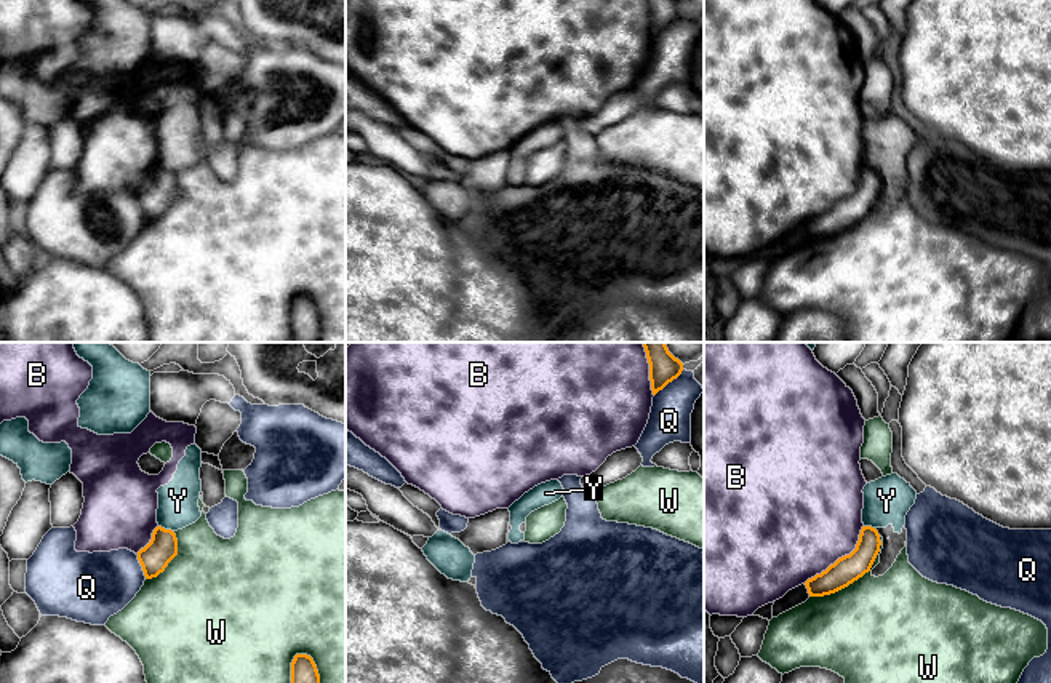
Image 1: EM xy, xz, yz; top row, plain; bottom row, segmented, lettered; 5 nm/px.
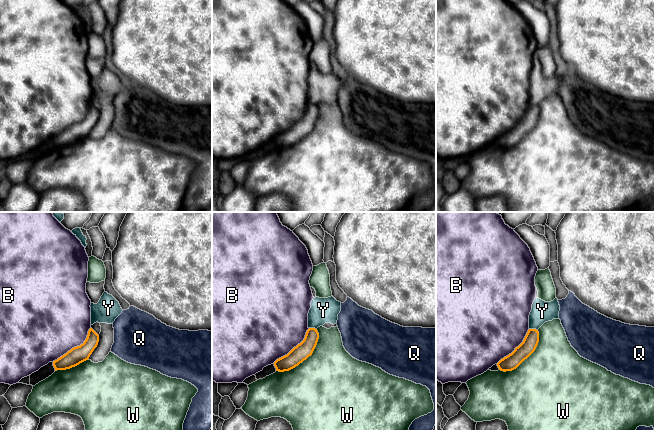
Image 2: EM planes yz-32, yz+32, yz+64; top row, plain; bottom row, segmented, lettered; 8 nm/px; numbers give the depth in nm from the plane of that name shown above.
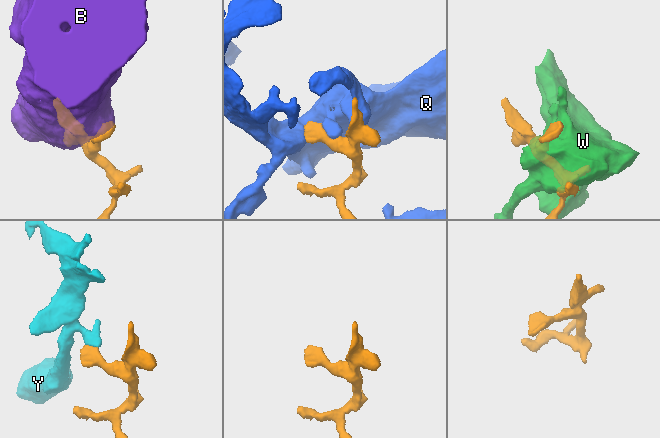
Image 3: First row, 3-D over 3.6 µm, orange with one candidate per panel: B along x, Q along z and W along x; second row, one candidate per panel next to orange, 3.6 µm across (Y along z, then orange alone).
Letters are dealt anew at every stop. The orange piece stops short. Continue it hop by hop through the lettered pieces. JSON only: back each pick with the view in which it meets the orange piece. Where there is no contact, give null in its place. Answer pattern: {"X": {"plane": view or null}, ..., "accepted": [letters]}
{"accepted": []}

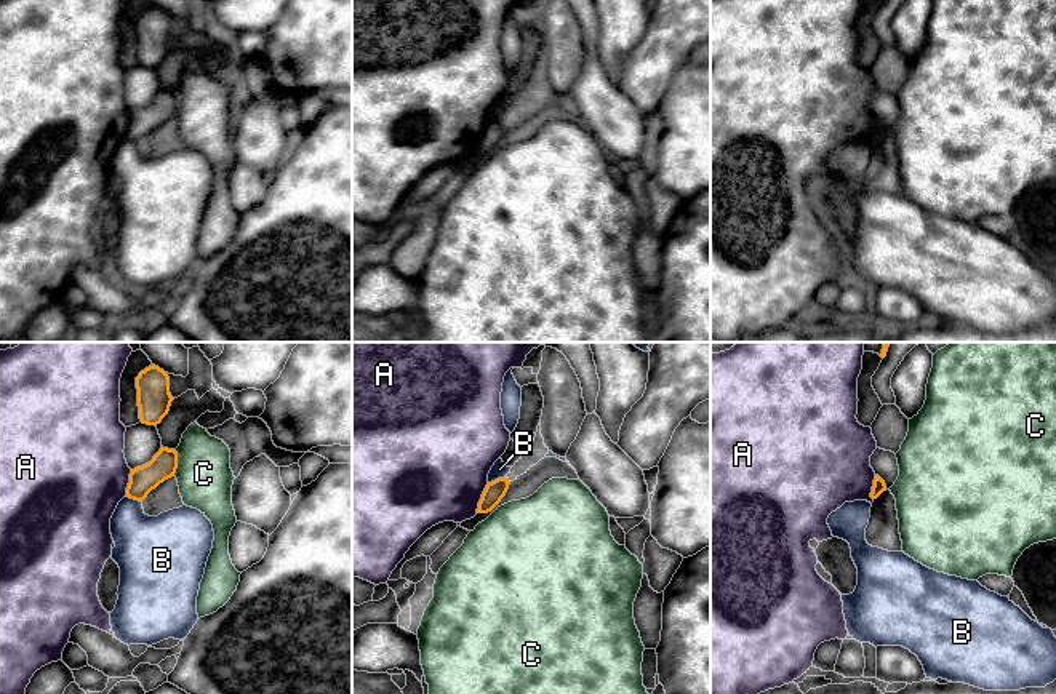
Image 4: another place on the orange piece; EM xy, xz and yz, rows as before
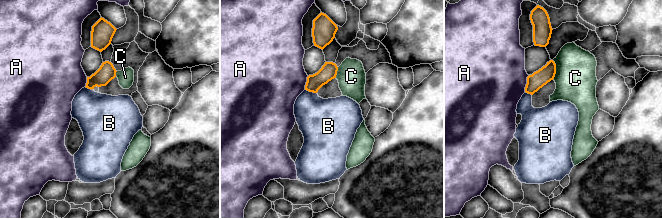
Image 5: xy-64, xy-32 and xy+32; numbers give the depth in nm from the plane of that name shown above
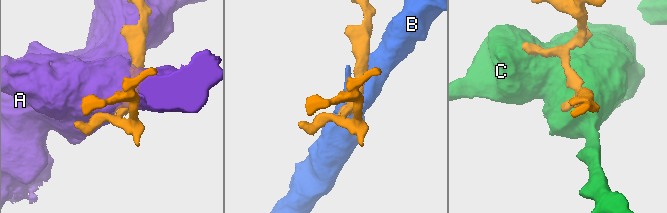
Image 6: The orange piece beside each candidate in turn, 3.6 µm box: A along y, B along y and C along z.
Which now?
{"accepted": []}

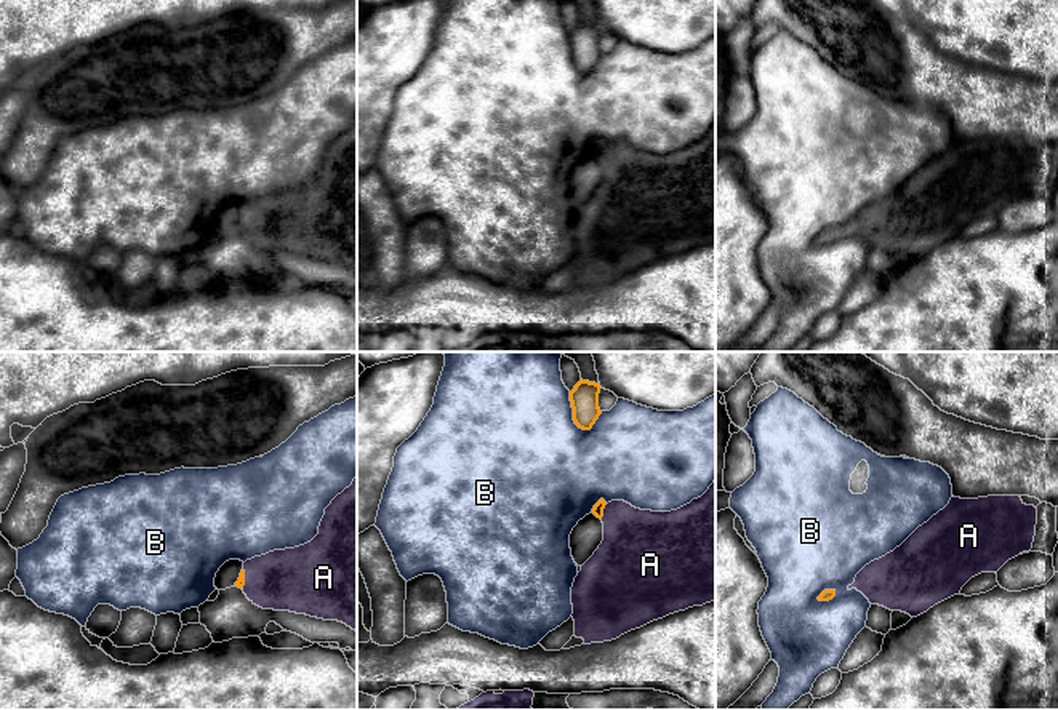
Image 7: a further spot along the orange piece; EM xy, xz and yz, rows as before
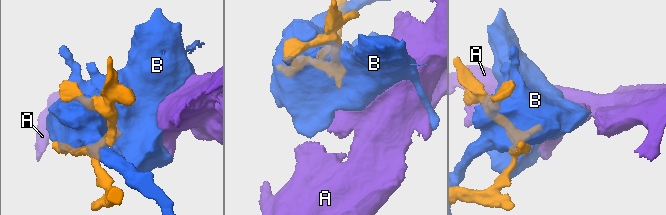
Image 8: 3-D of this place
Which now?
{"A": {"plane": "xz"}, "accepted": ["A"]}

